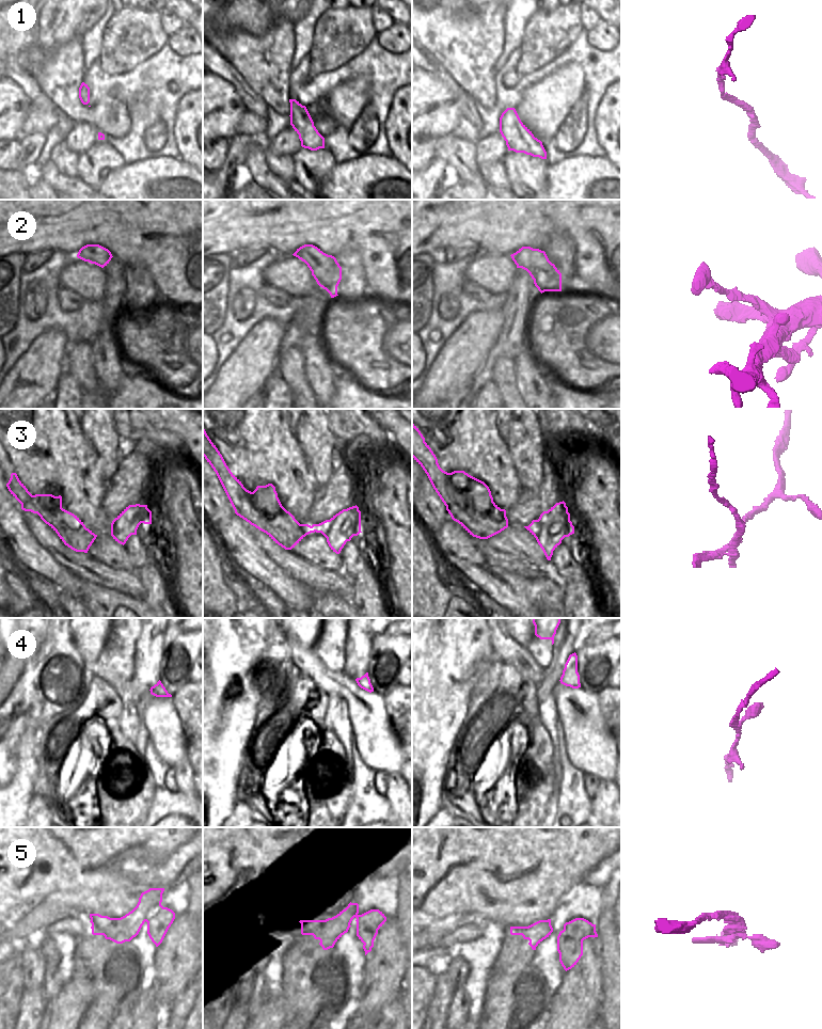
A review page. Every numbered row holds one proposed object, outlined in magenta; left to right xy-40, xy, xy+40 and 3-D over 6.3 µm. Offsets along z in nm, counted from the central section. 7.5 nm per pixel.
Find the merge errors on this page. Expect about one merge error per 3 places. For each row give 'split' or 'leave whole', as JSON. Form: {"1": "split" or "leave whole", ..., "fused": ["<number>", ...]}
{"1": "leave whole", "2": "leave whole", "3": "split", "4": "leave whole", "5": "leave whole", "fused": ["3"]}

